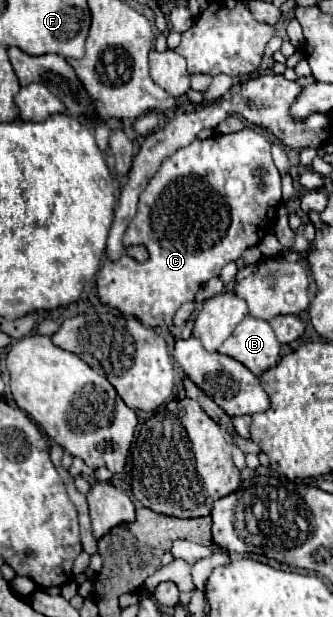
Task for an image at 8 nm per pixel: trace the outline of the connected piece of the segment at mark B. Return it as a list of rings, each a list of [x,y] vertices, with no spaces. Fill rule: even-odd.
[[[249,315],[219,347],[219,353],[237,359],[255,375],[261,375],[263,371],[275,367],[281,359],[279,341],[271,325],[263,319],[255,319]]]

